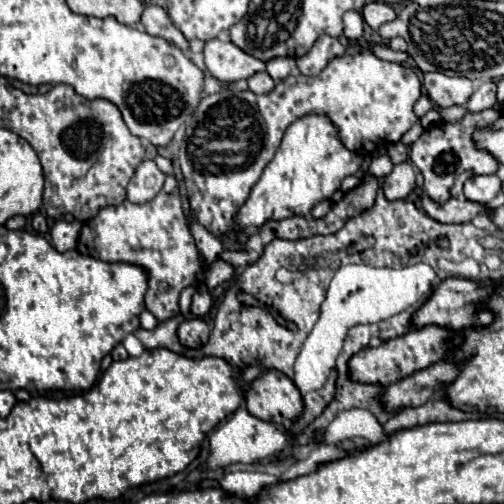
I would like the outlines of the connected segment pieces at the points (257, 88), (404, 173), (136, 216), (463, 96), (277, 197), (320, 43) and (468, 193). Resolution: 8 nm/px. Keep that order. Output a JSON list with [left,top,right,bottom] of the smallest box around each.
[[248,72,274,94],[382,162,416,200],[78,176,202,320],[424,72,476,108],[234,116,362,232],[296,36,344,74],[464,174,500,204]]

